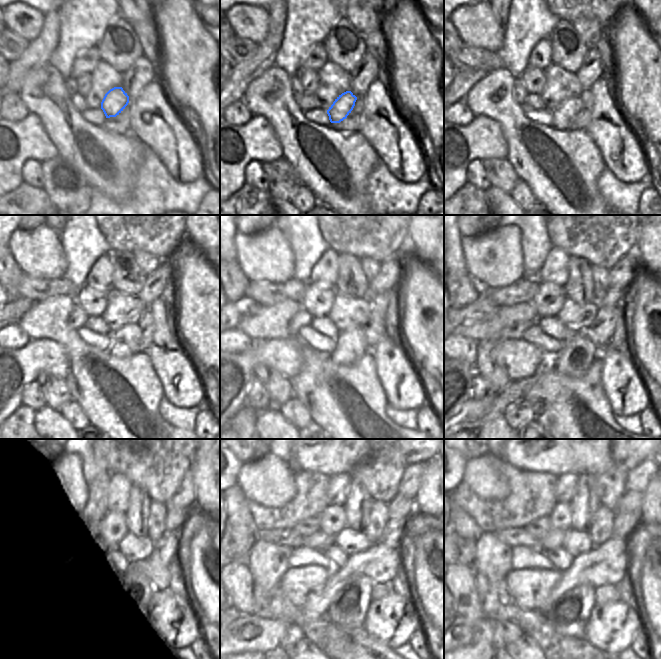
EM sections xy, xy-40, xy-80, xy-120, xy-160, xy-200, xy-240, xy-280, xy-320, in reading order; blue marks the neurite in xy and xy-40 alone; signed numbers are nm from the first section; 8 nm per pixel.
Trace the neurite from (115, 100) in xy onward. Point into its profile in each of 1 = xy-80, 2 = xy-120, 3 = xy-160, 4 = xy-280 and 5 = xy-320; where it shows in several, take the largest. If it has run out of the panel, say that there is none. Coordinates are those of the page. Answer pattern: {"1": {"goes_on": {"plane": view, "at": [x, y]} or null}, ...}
{"1": {"goes_on": {"plane": "xy-80", "at": [565, 112]}}, "2": {"goes_on": {"plane": "xy-120", "at": [124, 342]}}, "3": {"goes_on": {"plane": "xy-160", "at": [351, 345]}}, "4": {"goes_on": {"plane": "xy-280", "at": [346, 613]}}, "5": {"goes_on": {"plane": "xy-320", "at": [560, 633]}}}

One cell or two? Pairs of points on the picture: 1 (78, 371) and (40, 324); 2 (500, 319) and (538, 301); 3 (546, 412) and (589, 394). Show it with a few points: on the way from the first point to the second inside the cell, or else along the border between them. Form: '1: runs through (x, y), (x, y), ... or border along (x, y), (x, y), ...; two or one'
1: runs through (78, 357), (78, 352), (54, 328); one
2: border along (529, 302), (539, 316); two
3: runs through (557, 407), (572, 395), (578, 395); one

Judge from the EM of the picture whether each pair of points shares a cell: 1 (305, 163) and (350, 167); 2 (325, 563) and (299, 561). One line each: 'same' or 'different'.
1: same
2: same

